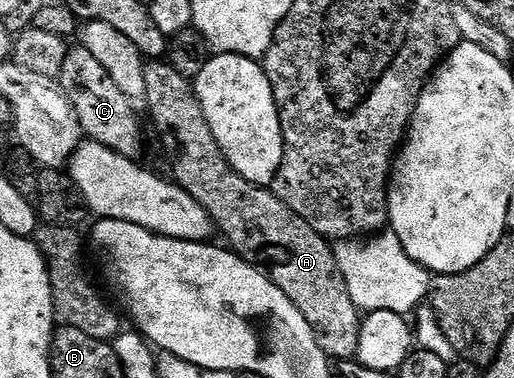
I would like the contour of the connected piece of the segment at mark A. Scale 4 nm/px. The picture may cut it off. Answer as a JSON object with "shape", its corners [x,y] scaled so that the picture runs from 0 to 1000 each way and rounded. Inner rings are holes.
{"shape":[[[292,161],[284,172],[280,214],[284,217],[280,272],[282,280],[292,280],[292,304],[300,312],[317,373],[323,376],[331,431],[339,439],[337,481],[356,495],[381,532],[389,532],[389,542],[397,542],[418,603],[428,622],[432,611],[434,627],[442,632],[438,640],[446,646],[455,672],[508,706],[523,728],[525,741],[549,767],[553,786],[560,786],[560,796],[568,796],[568,807],[576,807],[576,817],[591,828],[591,849],[607,860],[607,881],[615,881],[623,923],[630,923],[630,934],[644,952],[687,952],[700,902],[706,836],[677,775],[677,754],[661,722],[661,701],[654,701],[648,651],[623,616],[615,616],[615,606],[607,606],[599,585],[568,563],[568,553],[560,553],[560,542],[553,542],[553,532],[545,532],[545,521],[537,521],[531,503],[475,479],[475,468],[467,468],[467,458],[451,447],[420,362],[412,362],[412,341],[405,341],[397,288],[389,288],[389,267],[381,257],[372,212],[342,193],[342,183],[329,161]]]}

